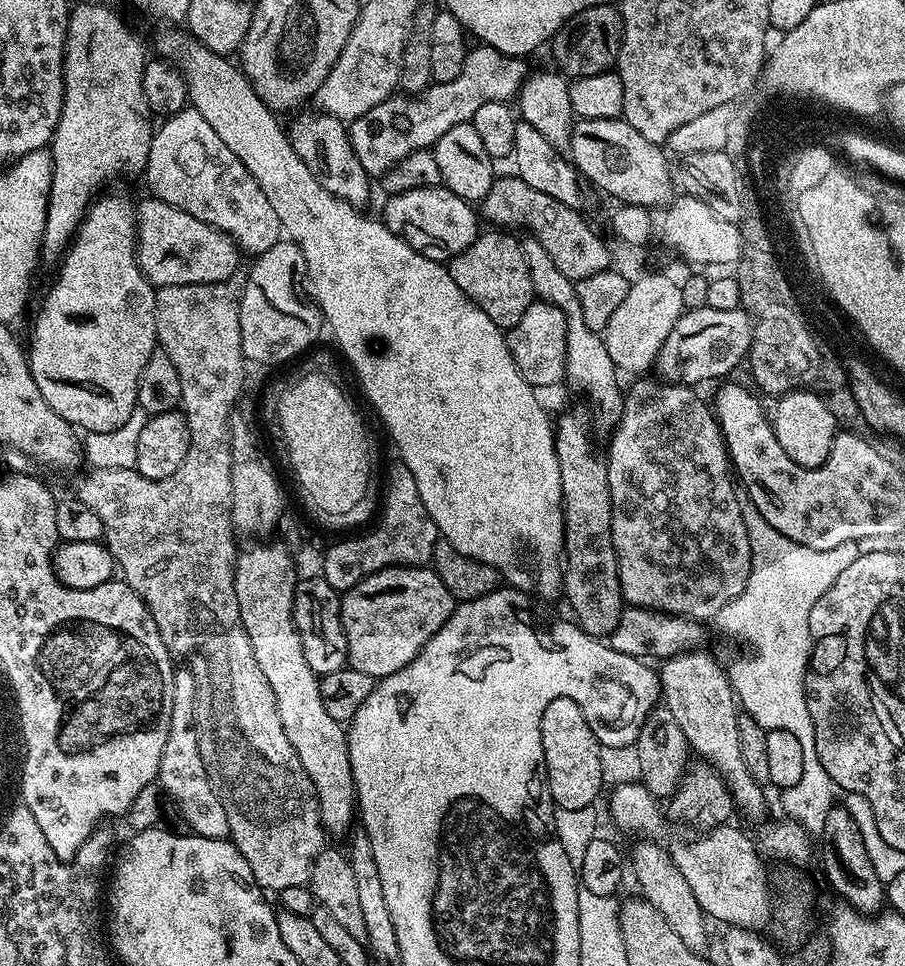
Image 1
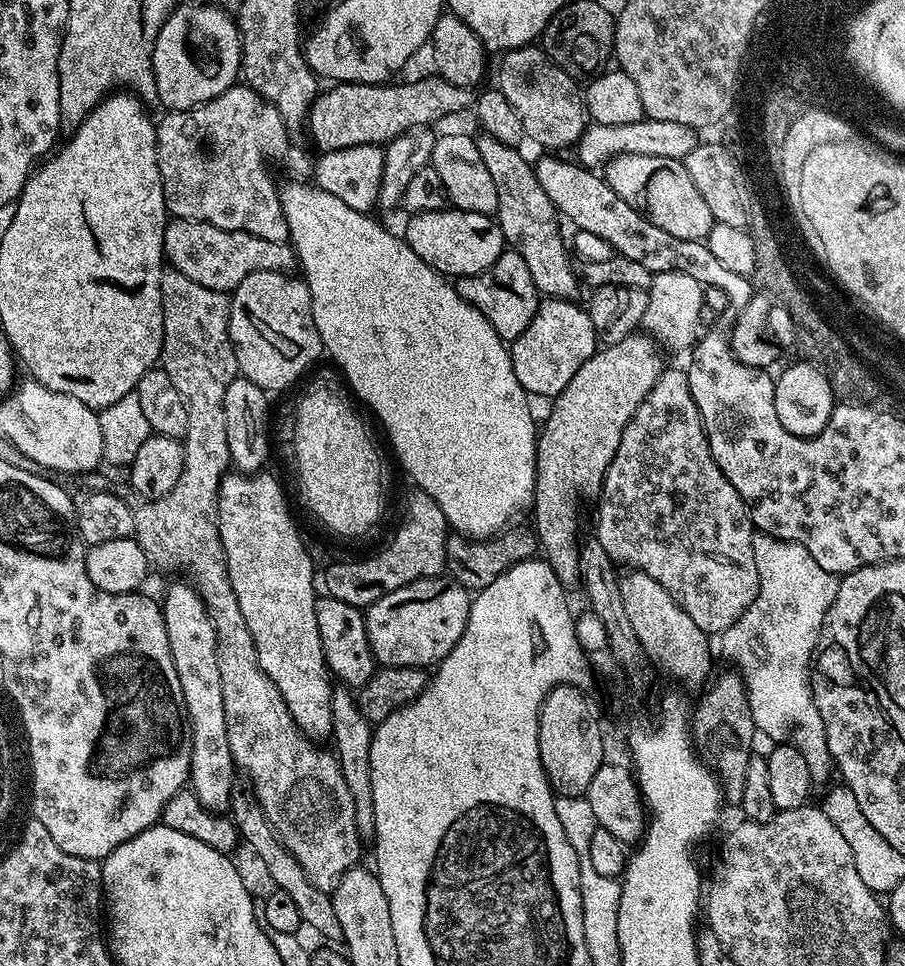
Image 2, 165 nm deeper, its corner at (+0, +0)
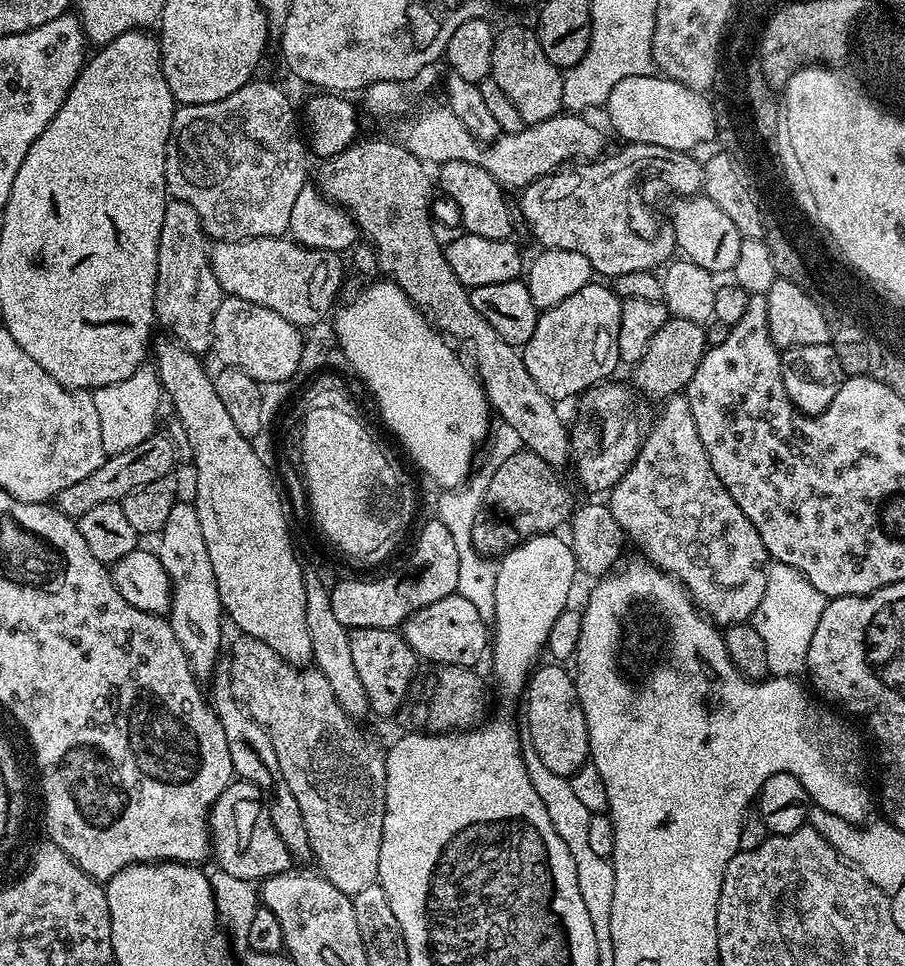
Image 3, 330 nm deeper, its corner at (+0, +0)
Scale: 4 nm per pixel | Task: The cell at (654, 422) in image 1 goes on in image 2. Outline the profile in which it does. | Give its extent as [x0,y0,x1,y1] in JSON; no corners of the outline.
[594,367,760,634]

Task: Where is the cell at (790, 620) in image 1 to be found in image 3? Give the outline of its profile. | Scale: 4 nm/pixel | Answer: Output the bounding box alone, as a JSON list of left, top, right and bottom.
[750,562,829,677]

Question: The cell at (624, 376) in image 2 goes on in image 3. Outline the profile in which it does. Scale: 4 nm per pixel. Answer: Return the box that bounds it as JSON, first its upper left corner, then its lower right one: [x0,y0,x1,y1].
[634,316,710,402]

